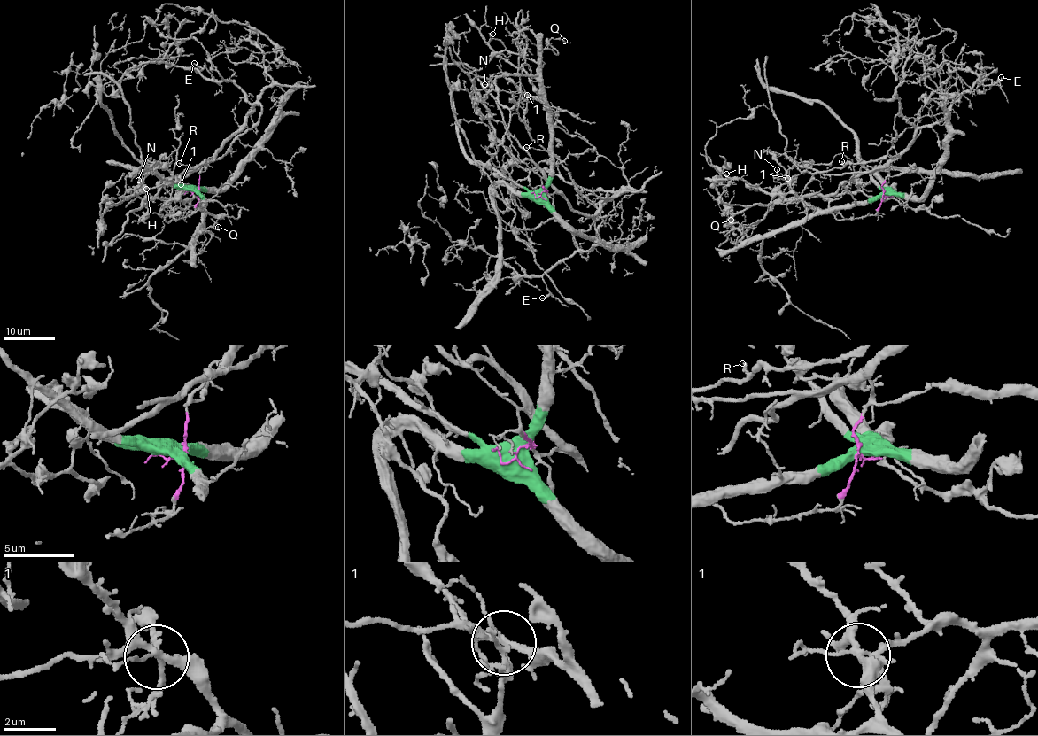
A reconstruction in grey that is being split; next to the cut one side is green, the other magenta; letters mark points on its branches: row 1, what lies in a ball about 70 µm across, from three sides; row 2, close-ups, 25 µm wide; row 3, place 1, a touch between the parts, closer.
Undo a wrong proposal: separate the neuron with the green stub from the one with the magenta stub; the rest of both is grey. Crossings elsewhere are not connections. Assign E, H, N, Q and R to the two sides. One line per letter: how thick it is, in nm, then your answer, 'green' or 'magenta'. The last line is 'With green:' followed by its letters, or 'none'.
E: calibre 200 nm; magenta
H: calibre 120 nm; green
N: calibre 100 nm; green
Q: calibre 50 nm; green
R: calibre 160 nm; magenta
With green: H, N, Q

